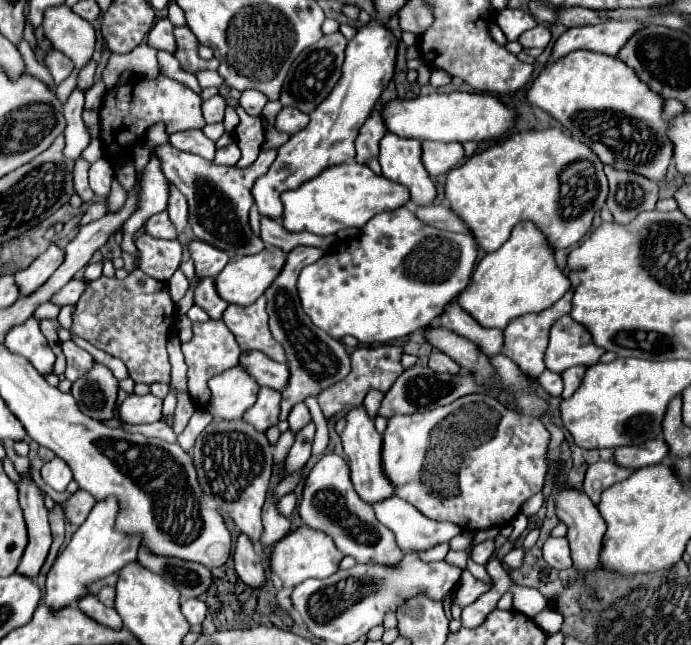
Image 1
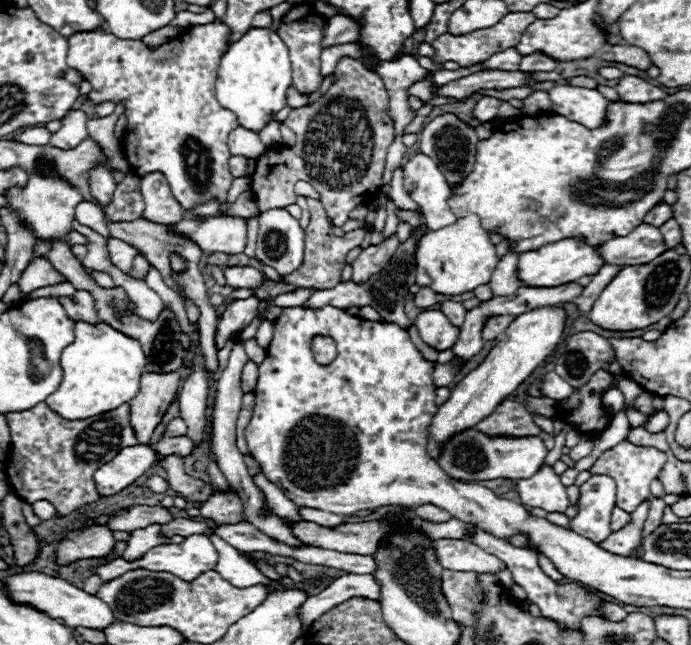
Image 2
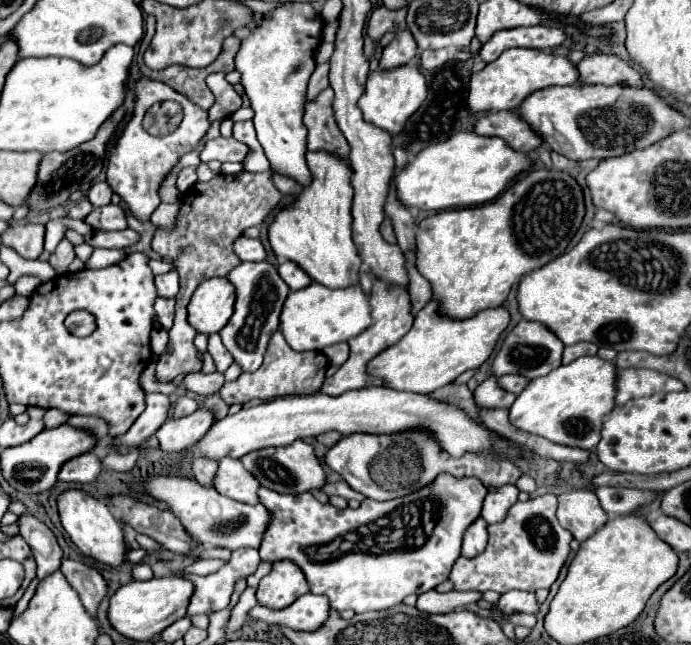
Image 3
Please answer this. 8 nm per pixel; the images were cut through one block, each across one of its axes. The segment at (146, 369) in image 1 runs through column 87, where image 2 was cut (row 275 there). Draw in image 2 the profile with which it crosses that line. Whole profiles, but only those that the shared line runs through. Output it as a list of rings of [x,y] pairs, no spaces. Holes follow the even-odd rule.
[[[306,198],[308,202],[308,208],[310,208],[310,224],[304,228],[304,244],[306,244],[306,250],[304,250],[304,262],[300,266],[300,270],[292,272],[290,276],[284,276],[284,280],[288,284],[296,284],[296,286],[312,286],[312,288],[332,288],[336,284],[340,284],[340,272],[342,268],[346,266],[346,254],[360,246],[360,242],[364,240],[364,230],[352,230],[348,234],[344,234],[342,238],[334,236],[328,228],[328,216],[326,216],[326,210],[324,206],[314,200],[314,198]]]

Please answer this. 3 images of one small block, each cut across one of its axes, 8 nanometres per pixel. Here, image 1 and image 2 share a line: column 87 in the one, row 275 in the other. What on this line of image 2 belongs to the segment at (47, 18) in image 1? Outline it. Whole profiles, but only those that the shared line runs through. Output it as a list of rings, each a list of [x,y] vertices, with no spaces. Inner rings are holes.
[[[32,258],[30,264],[26,266],[24,274],[18,280],[18,288],[24,298],[38,288],[54,286],[54,284],[62,284],[62,282],[66,282],[66,278],[46,258]]]

